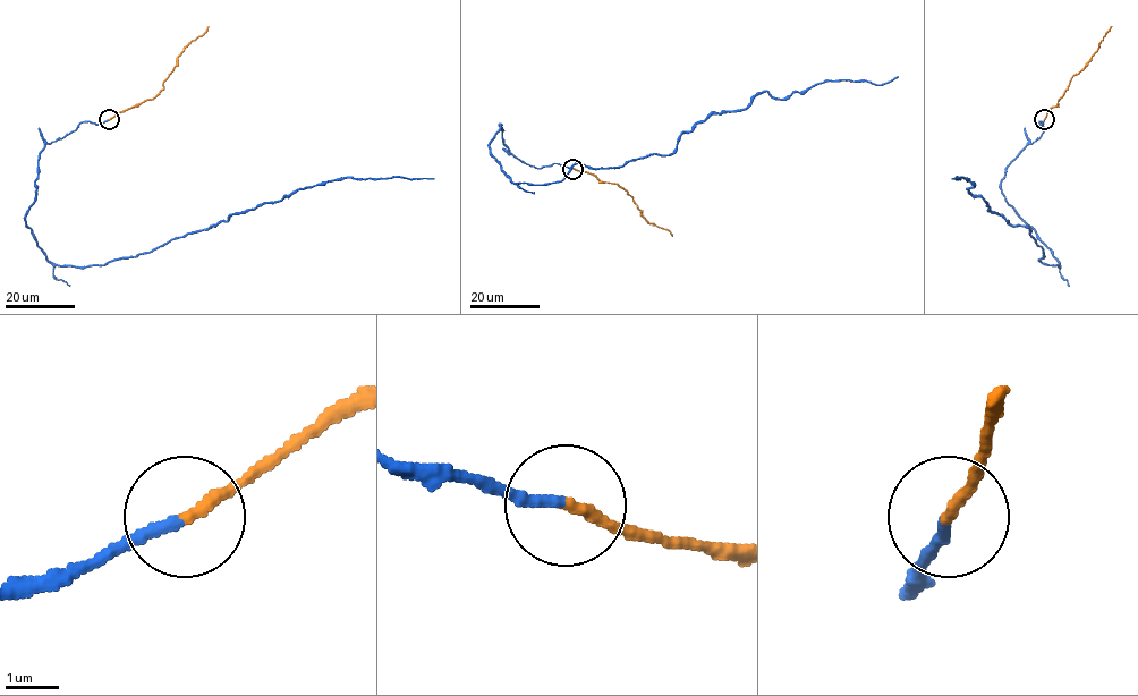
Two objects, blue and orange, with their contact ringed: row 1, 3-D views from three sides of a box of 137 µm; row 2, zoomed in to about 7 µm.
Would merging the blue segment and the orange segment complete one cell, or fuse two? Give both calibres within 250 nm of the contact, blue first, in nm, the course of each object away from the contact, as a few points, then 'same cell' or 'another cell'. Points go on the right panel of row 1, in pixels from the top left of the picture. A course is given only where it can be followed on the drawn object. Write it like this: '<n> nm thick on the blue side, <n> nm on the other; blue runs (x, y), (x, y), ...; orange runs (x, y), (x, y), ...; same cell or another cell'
220 nm thick on the blue side, 240 nm on the other; blue runs (1044, 119), (1001, 193), (1060, 266), (1039, 260), (1030, 229), (951, 178); orange runs (1044, 119), (1111, 26); same cell

